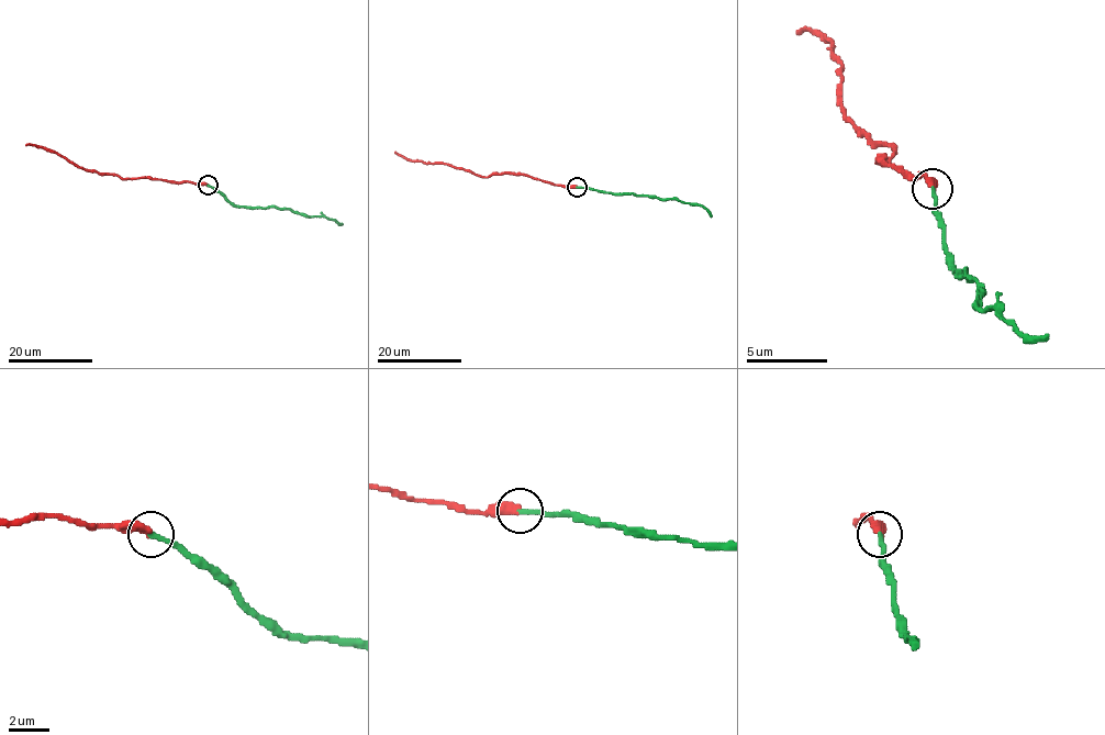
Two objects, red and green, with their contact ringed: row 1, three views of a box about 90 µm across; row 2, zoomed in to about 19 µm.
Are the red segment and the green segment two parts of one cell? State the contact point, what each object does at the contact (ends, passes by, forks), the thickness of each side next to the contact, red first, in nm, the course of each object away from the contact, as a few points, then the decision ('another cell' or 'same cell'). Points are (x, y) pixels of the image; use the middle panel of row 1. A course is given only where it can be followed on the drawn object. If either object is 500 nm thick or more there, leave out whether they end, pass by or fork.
(577, 187) | red ends | green ends | 400/280 nm | red via (577, 187), (566, 188), (512, 173), (482, 177), (444, 164), (408, 160), (394, 152) | green via (577, 187), (695, 203), (711, 216) | same cell

